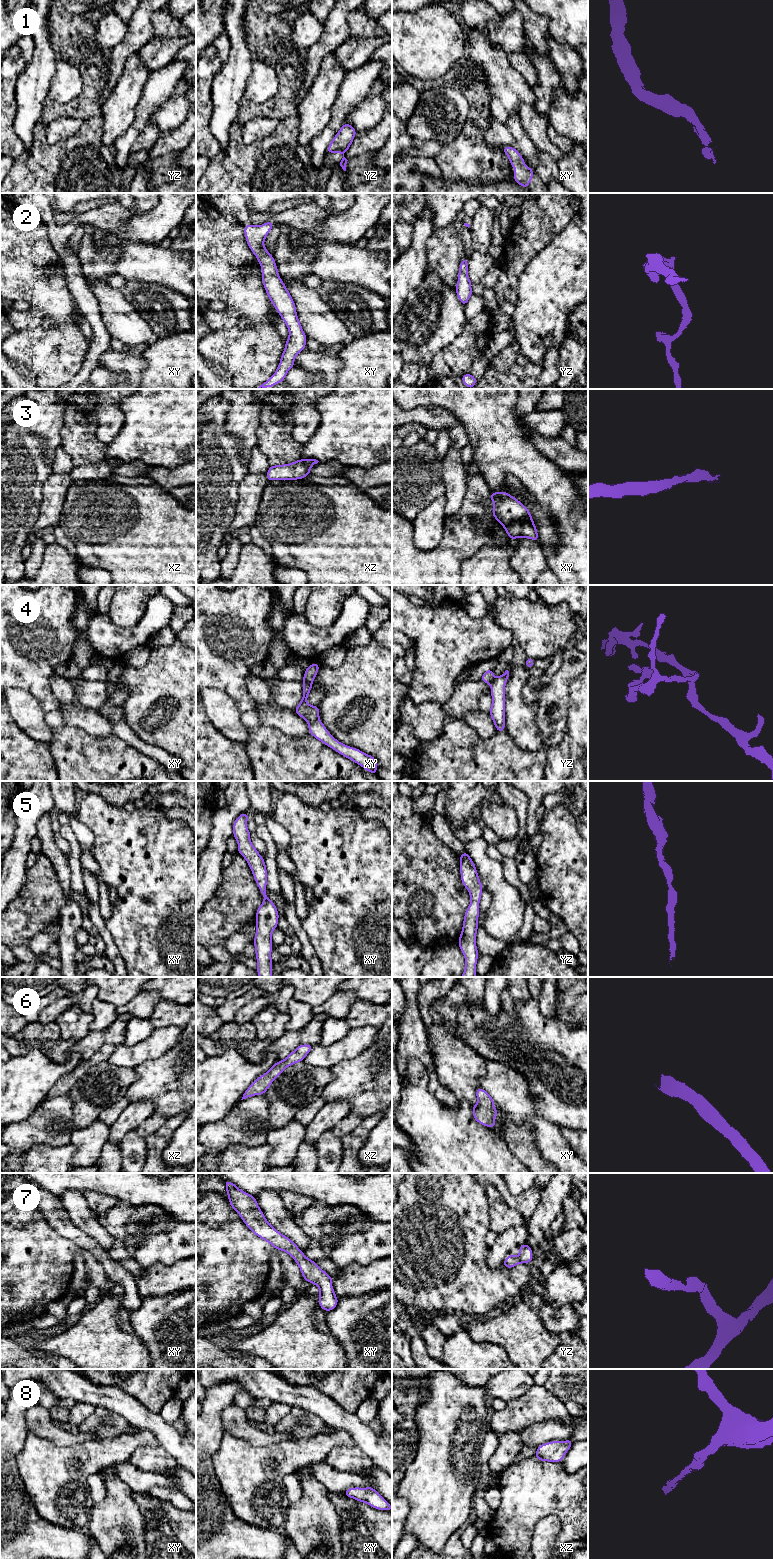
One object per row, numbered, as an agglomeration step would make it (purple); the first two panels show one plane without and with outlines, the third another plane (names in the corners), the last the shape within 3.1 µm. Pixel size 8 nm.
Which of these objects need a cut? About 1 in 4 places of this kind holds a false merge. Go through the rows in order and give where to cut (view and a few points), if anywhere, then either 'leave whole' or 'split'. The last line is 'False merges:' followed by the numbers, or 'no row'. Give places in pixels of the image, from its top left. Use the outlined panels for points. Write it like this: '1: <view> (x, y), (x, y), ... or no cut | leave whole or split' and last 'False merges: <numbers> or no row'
1: no cut | leave whole
2: no cut | leave whole
3: no cut | leave whole
4: xy (302, 681), (311, 683) | split
5: no cut | leave whole
6: no cut | leave whole
7: no cut | leave whole
8: no cut | leave whole
False merges: 4

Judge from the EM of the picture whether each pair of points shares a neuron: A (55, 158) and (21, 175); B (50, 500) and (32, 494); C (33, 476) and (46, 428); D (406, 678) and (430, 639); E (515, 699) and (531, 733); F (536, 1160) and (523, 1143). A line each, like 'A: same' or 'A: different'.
A: same
B: different
C: different
D: different
E: same
F: same

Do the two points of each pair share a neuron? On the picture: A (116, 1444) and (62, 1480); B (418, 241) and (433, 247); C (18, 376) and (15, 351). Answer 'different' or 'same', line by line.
A: same
B: different
C: different

